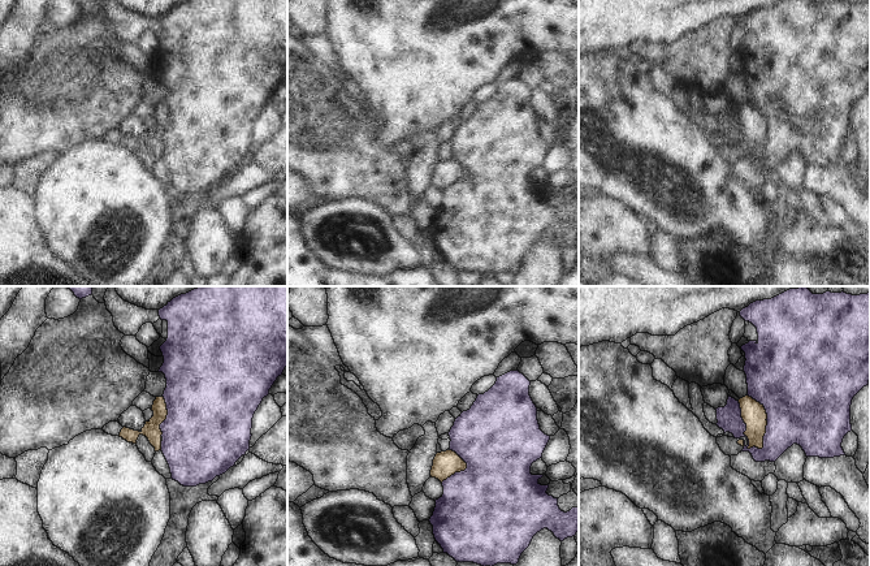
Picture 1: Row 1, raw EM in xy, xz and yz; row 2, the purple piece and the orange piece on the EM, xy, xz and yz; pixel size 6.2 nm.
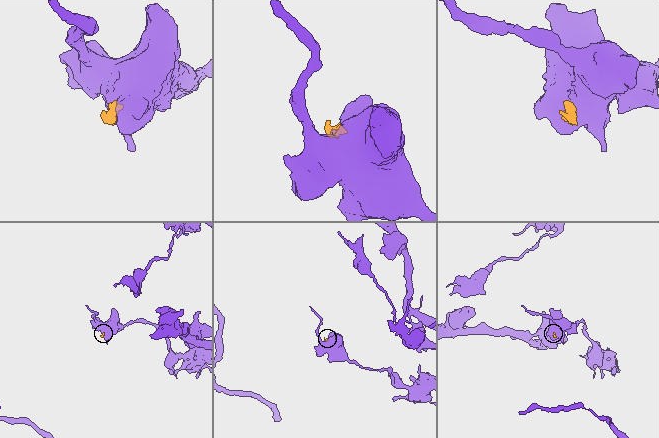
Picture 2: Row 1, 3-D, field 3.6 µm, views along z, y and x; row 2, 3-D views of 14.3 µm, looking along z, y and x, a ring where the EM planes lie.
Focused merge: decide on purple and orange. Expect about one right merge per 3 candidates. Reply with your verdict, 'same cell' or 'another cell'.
another cell

